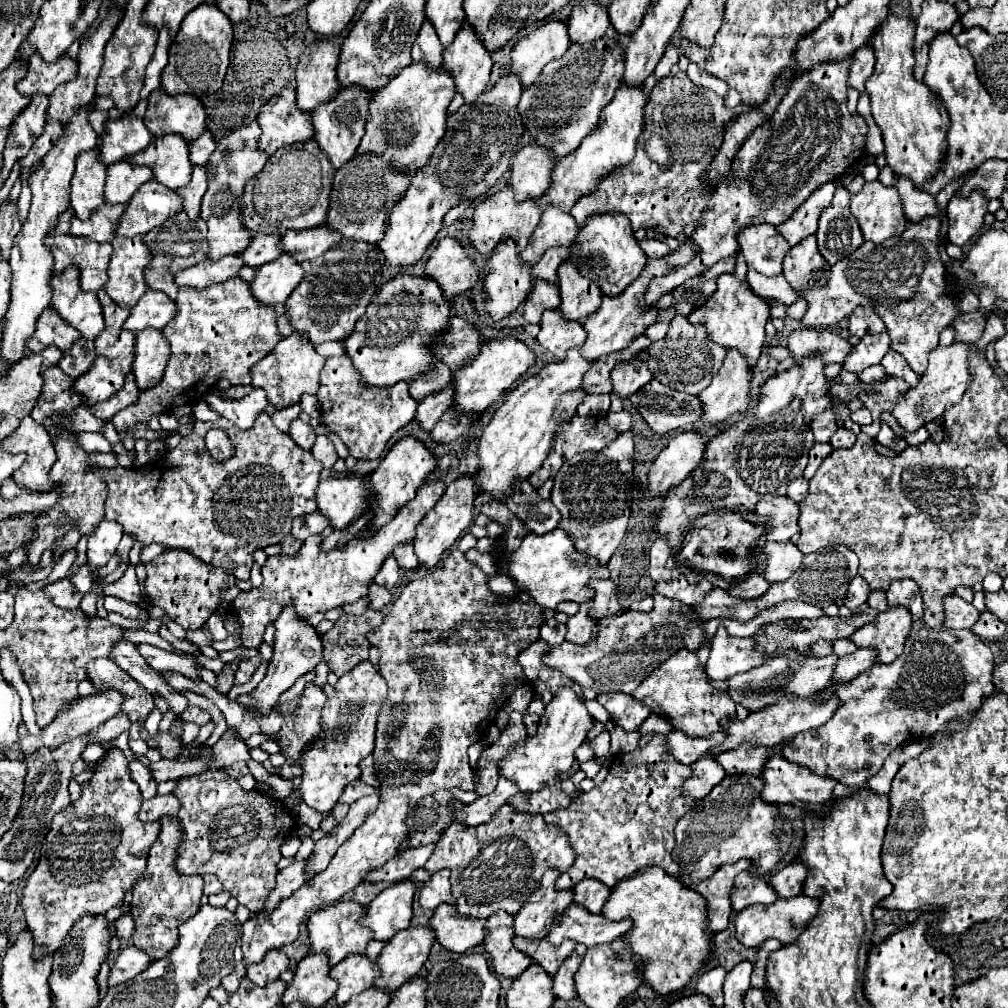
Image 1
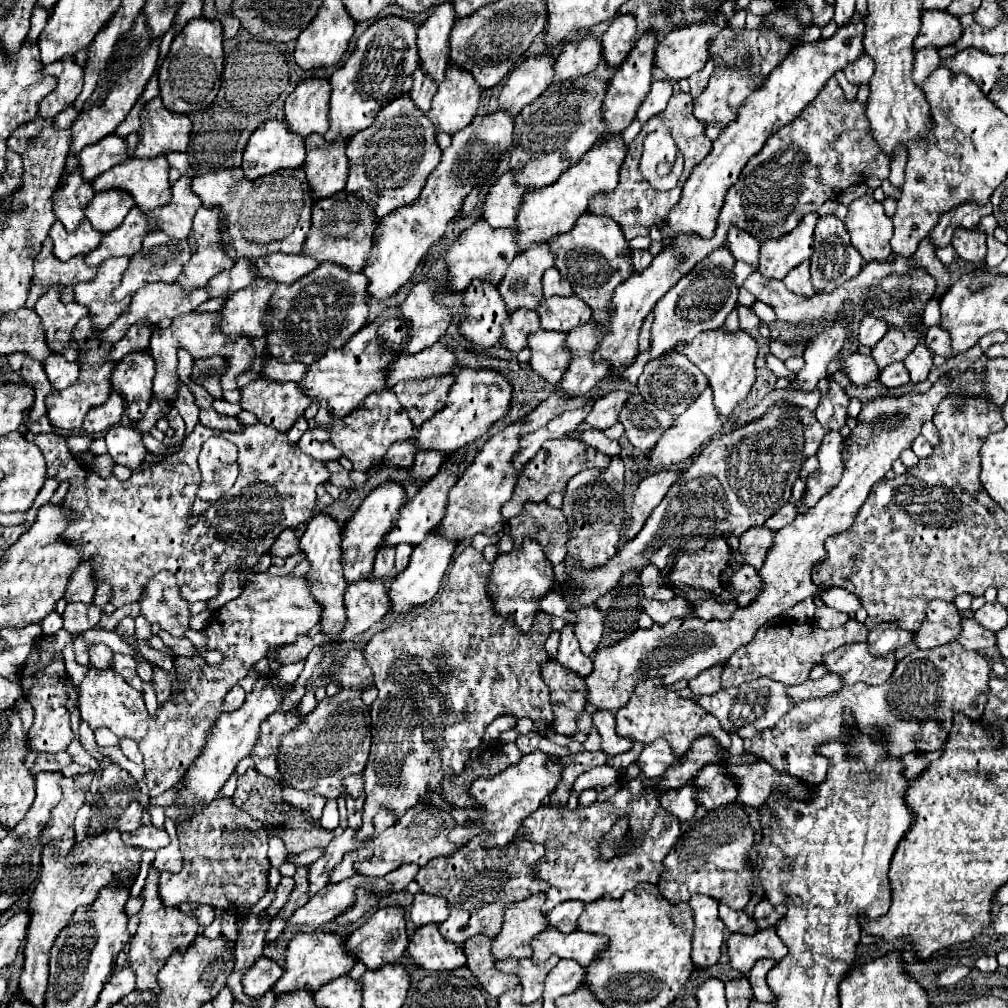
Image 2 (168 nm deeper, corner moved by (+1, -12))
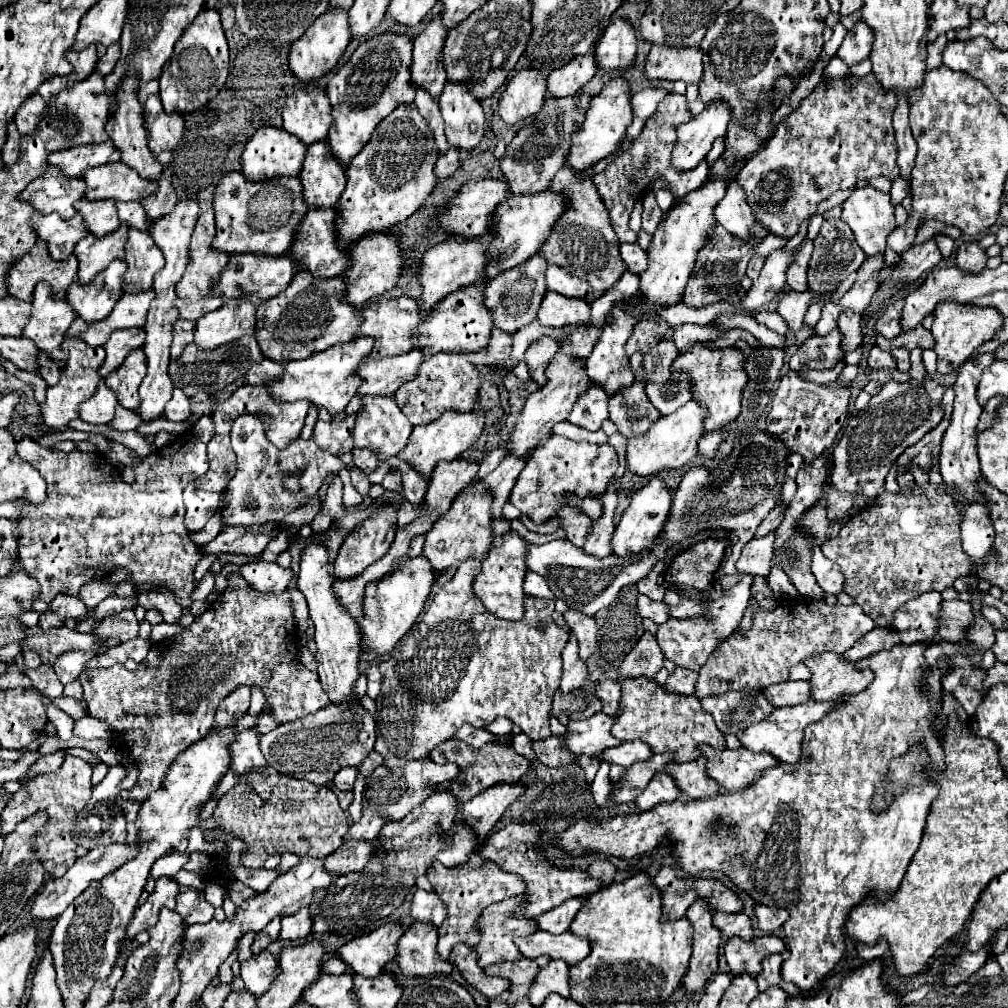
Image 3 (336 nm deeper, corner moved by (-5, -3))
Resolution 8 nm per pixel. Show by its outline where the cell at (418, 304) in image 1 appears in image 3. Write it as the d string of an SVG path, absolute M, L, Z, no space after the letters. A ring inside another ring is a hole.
M357 337L353 343L337 343L329 351L321 351L303 361L291 361L285 365L283 379L267 383L269 393L281 401L299 401L309 399L313 405L325 407L331 415L337 415L353 399L357 389L363 385L363 379L357 375L357 367L373 351L373 337Z

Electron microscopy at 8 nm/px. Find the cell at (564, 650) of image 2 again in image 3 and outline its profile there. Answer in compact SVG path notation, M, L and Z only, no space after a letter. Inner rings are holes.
M575 635L569 637L563 653L563 677L561 677L561 691L569 693L577 687L581 687L589 675L589 669L587 669L587 663L579 657L579 647L577 647L577 639Z

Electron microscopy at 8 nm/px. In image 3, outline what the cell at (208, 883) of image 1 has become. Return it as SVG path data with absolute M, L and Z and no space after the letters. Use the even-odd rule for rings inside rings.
M183 887L177 895L177 913L183 915L185 923L209 923L213 919L213 905L203 897L201 889Z

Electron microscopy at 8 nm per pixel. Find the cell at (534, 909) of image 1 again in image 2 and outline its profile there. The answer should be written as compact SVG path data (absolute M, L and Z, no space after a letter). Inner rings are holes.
M541 892L519 900L519 904L507 906L503 912L501 932L495 936L495 942L491 946L495 960L531 958L533 950L529 942L549 926L545 914L541 912L543 902L545 894Z

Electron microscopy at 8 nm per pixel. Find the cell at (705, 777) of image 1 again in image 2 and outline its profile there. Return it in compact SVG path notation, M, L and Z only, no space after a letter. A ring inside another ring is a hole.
M683 784L675 790L663 792L659 796L659 804L661 804L661 808L665 808L673 816L677 816L679 820L691 820L697 810L695 794L697 794L697 788L693 784Z

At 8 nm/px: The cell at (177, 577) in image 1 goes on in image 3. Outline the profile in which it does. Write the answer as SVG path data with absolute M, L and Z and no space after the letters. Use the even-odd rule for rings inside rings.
M157 585L155 589L149 589L149 591L143 591L139 593L137 597L137 603L145 609L153 609L153 611L159 611L163 615L163 621L165 623L179 623L181 615L183 615L183 609L181 605L177 603L177 597L173 595L173 591L165 585Z

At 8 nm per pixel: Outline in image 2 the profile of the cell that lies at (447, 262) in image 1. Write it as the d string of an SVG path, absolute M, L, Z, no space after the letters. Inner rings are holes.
M433 280L419 282L411 288L409 296L401 304L401 318L409 322L409 340L401 354L417 354L423 348L435 344L451 324L451 316L445 306L435 302L437 284Z

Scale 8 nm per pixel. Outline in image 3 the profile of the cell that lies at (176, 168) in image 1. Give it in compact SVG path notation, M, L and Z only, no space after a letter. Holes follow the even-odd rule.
M105 163L85 171L89 201L115 199L115 201L141 201L157 191L157 183L143 179L135 169L125 163Z

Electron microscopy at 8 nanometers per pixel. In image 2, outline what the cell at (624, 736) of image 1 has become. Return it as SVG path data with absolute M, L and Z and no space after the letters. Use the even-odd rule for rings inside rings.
M579 752L579 754L571 754L567 758L561 758L559 764L563 764L563 774L561 774L557 790L549 796L549 804L567 802L569 790L573 788L573 782L577 780L577 776L583 772L589 772L595 766L605 764L605 760L607 760L607 756L603 752Z

